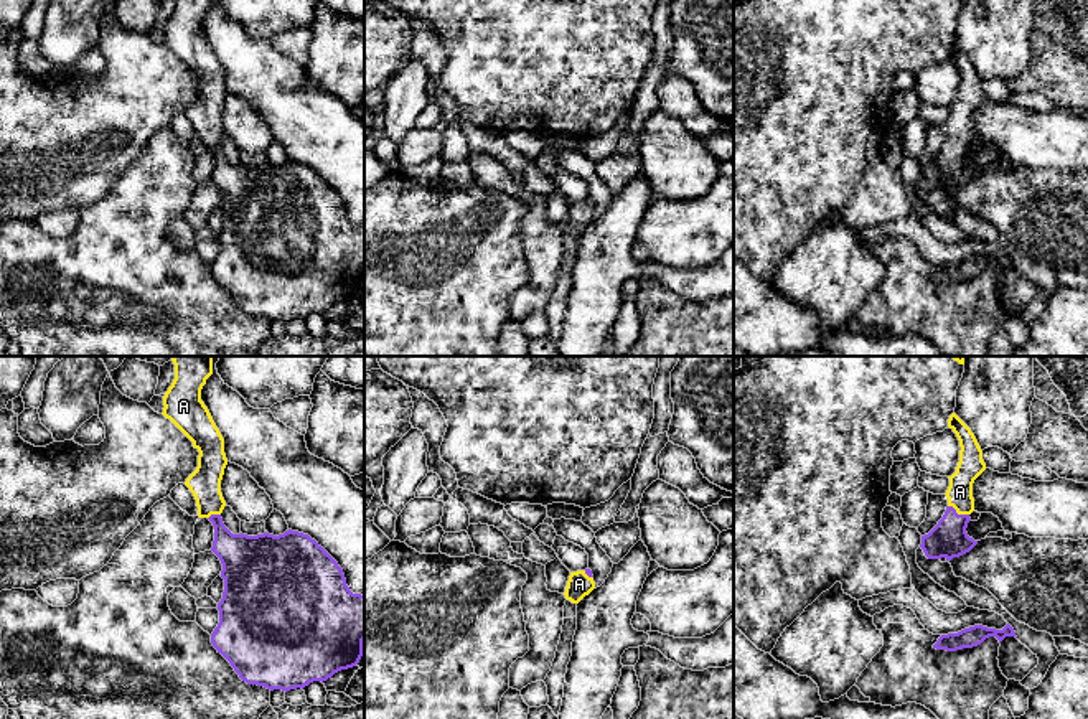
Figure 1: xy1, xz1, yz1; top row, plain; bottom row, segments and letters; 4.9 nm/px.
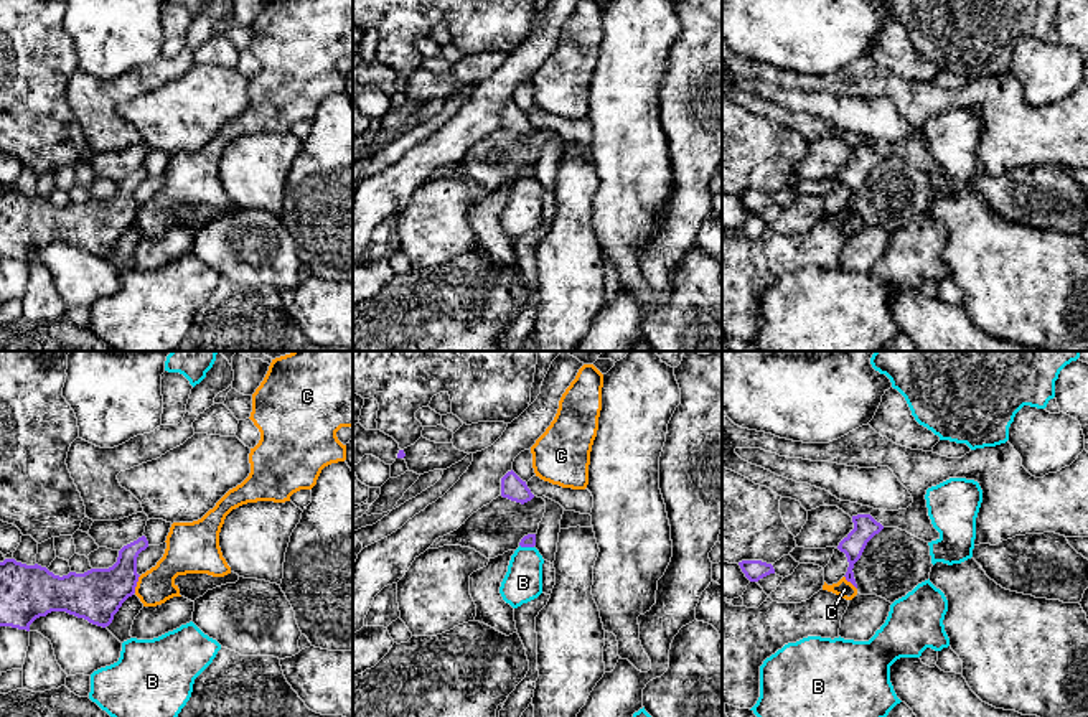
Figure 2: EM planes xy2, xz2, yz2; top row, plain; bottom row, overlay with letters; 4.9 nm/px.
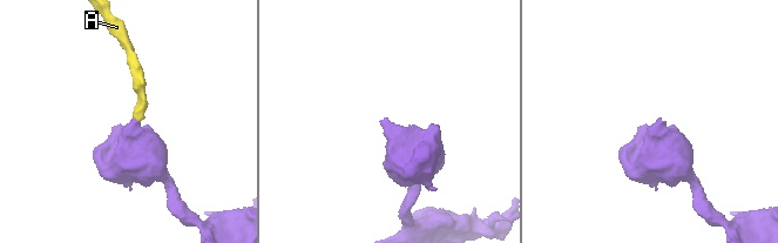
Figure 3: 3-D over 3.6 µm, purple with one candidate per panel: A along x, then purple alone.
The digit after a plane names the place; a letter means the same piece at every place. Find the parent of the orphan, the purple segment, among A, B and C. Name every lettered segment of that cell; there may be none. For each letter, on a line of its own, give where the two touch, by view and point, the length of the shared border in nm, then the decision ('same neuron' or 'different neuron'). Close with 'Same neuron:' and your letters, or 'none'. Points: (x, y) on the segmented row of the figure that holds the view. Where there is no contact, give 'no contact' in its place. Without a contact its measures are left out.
A: contact yz1 (956, 513); length 120 nm; same neuron
B: contact xz2 (526, 546); length 70 nm; different neuron
C: contact xy2 (136, 584); length 90 nm; different neuron
Same neuron: A

